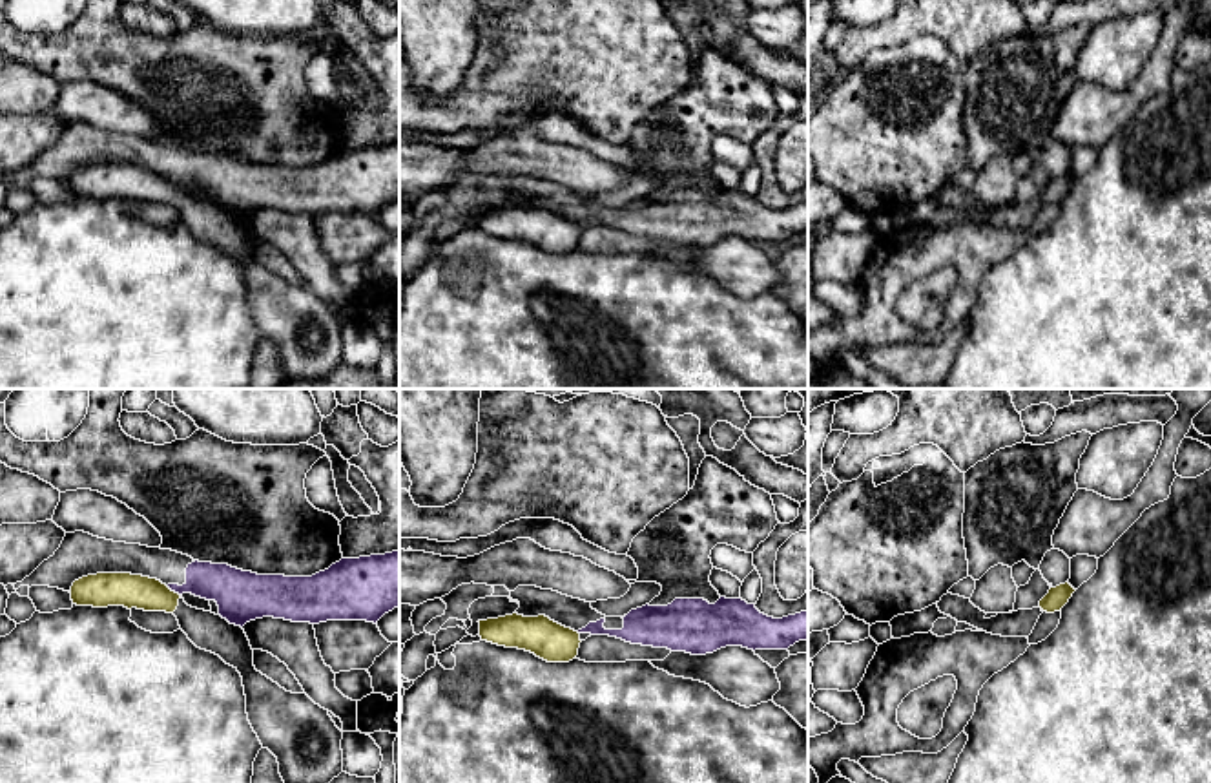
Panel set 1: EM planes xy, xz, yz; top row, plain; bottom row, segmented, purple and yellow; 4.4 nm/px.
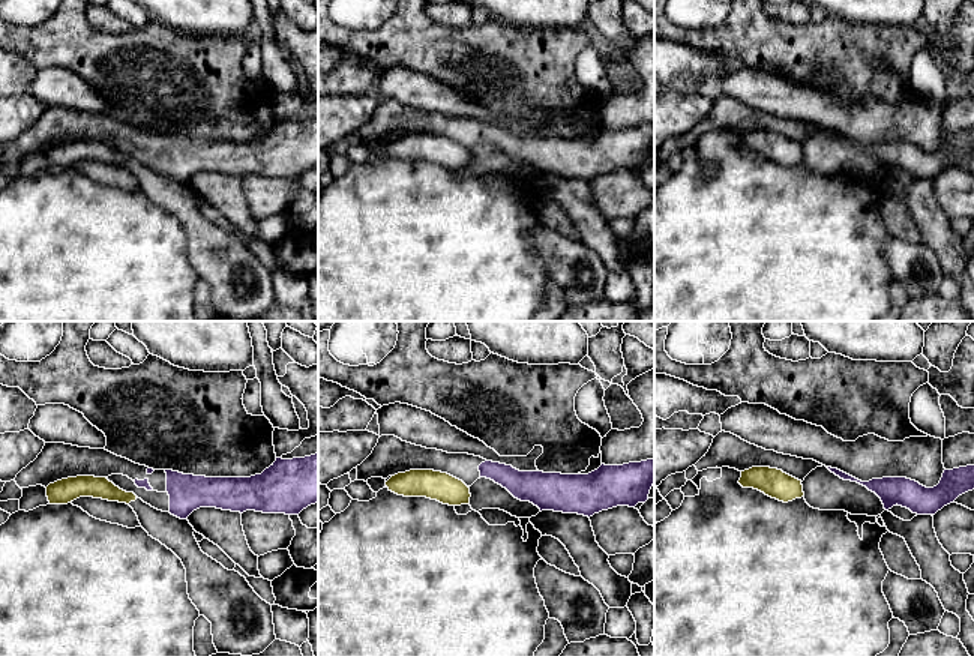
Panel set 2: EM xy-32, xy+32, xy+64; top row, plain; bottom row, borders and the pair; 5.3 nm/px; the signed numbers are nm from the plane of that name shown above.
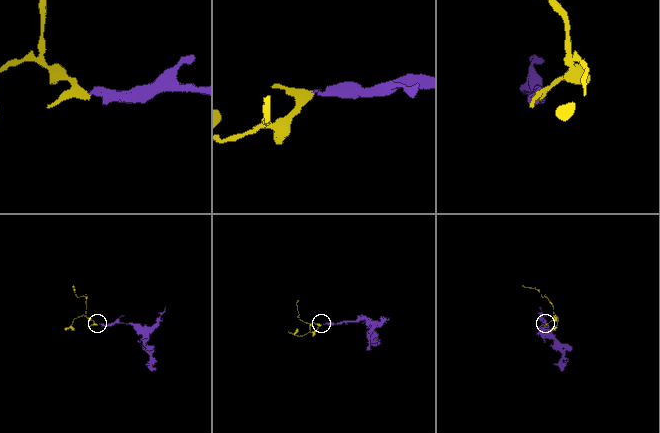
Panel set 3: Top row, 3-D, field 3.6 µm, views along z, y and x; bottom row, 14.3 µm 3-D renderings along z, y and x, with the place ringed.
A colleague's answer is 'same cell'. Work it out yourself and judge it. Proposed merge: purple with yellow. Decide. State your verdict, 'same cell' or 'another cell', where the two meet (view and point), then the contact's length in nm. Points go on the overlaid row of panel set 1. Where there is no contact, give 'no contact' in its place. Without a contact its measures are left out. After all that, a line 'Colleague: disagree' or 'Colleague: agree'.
another cell | xy (174, 590) | 80 nm
Colleague: disagree

